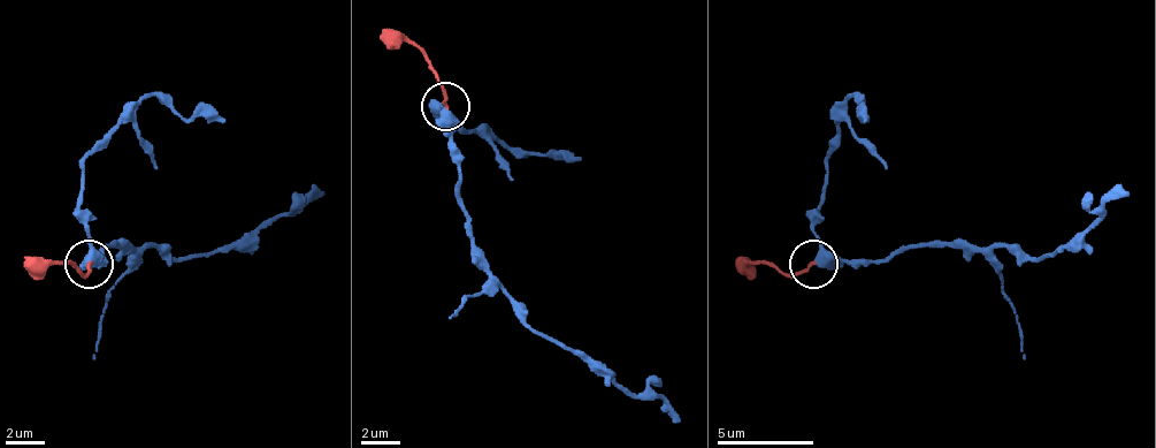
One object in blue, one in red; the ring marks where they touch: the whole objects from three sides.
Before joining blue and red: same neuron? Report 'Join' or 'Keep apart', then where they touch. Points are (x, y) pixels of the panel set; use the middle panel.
Keep apart. Place: (445, 106)

